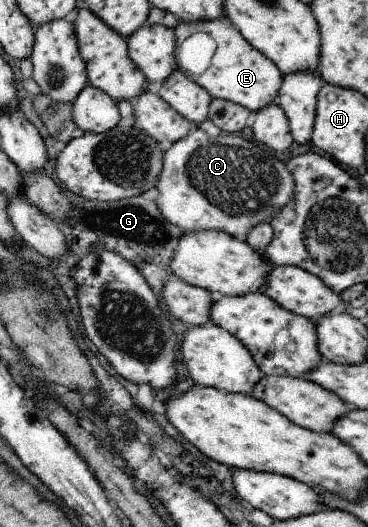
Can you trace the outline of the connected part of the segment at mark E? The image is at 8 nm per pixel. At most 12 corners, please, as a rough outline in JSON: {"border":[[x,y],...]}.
{"border":[[228,17],[180,21],[187,38],[216,41],[210,66],[183,72],[212,99],[258,112],[272,104],[282,72]]}

